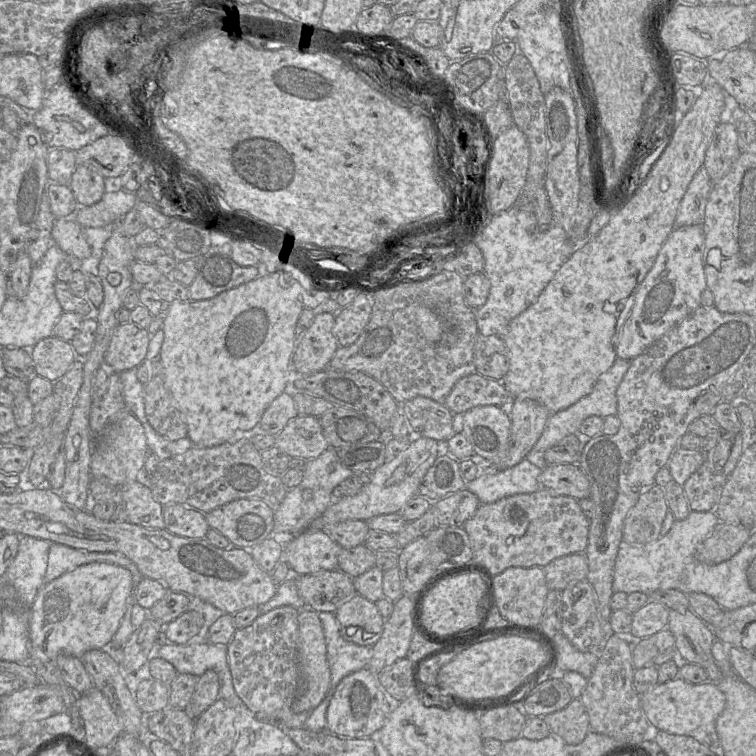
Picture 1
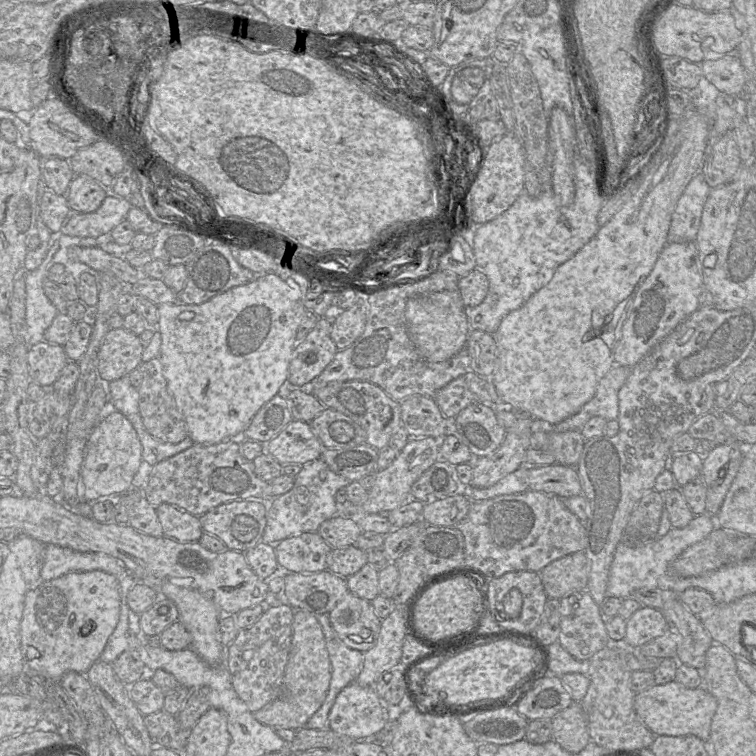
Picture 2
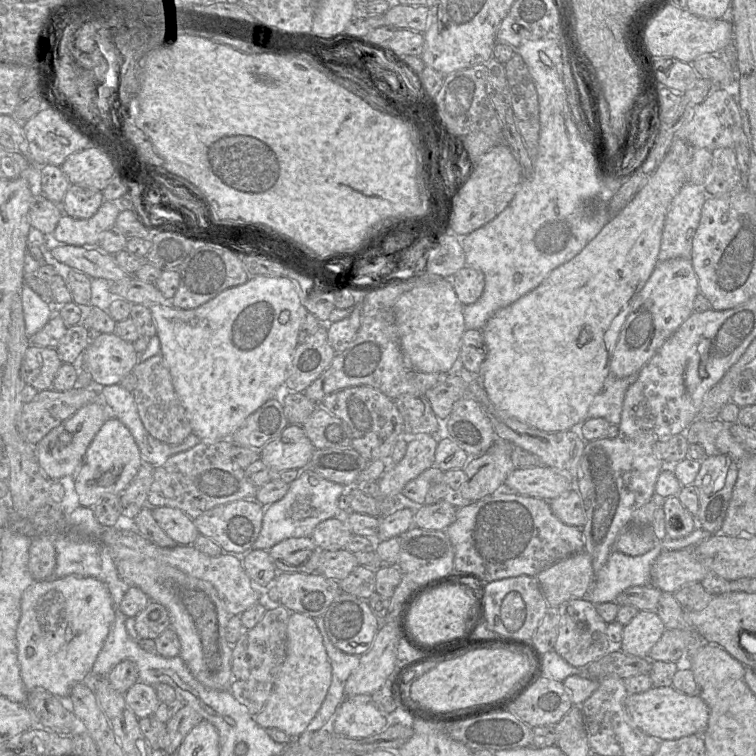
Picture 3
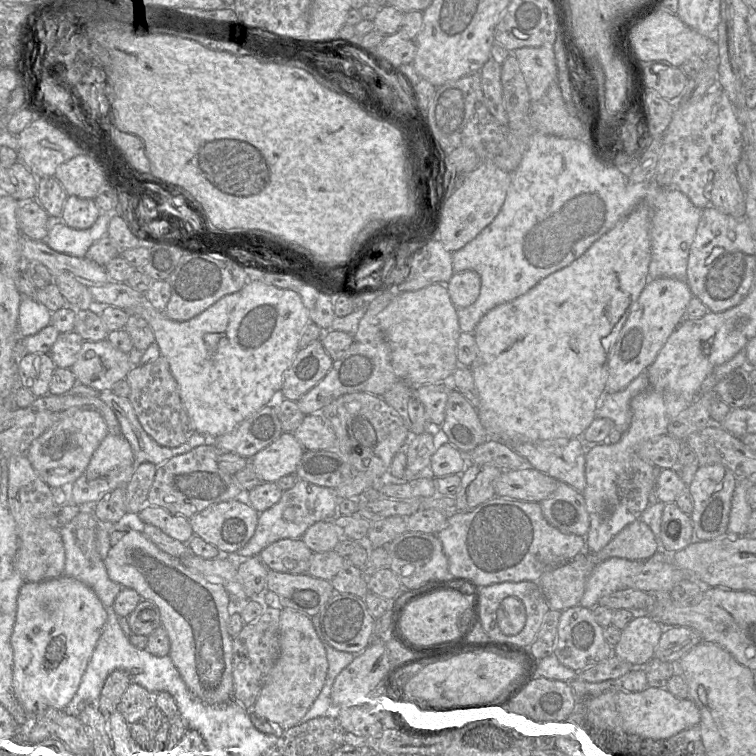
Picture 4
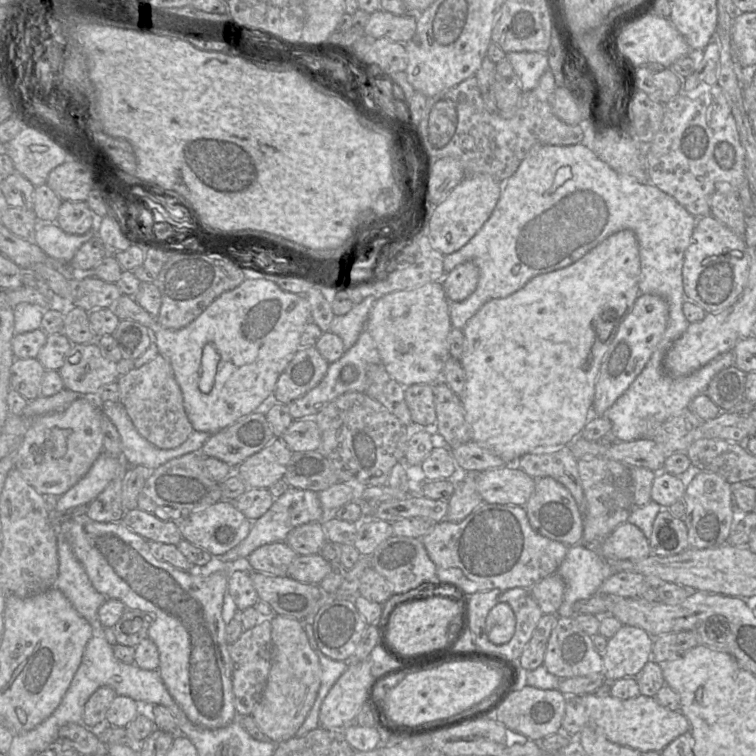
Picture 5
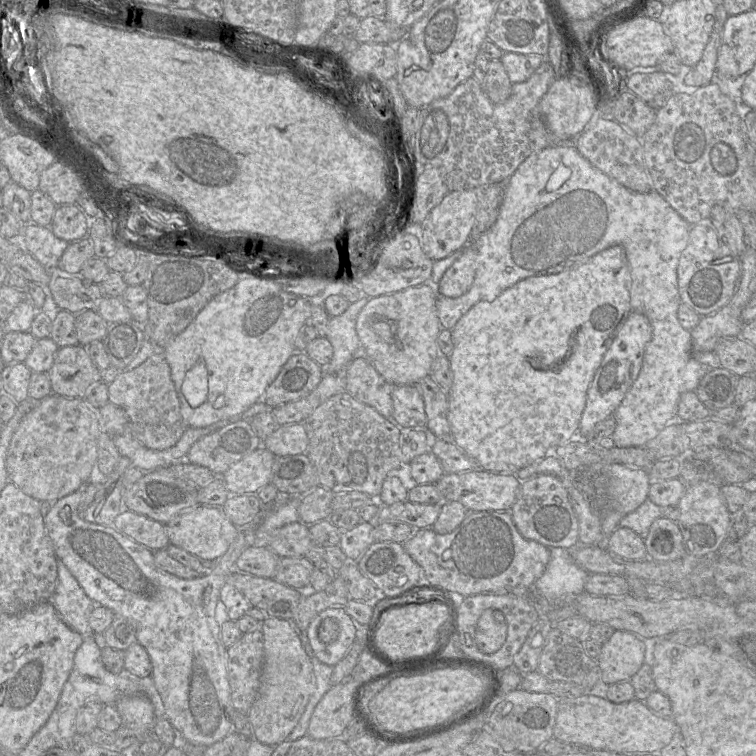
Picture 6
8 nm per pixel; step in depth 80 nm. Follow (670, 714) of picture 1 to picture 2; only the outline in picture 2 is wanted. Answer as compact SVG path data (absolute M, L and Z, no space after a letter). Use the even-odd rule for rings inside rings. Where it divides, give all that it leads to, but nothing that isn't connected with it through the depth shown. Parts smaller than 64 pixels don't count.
M676 681L663 685L655 684L634 697L634 708L638 718L655 736L694 735L708 741L717 707L716 698L704 687L689 689Z

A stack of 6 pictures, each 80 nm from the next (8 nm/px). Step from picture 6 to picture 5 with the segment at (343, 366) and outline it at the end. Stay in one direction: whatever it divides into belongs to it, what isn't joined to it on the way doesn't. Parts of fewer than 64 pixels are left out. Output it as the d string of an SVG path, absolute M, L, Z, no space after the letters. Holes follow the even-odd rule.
M368 296L345 315L335 316L332 319L328 331L342 339L345 351L356 343L360 333L365 329L370 309L376 300L374 296Z

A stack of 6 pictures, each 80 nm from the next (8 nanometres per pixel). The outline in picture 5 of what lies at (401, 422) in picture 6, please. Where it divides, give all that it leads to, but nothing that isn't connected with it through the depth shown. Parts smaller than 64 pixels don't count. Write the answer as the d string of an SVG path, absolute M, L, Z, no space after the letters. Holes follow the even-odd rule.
M414 384L405 387L405 402L412 423L424 426L436 423L434 395L430 384Z

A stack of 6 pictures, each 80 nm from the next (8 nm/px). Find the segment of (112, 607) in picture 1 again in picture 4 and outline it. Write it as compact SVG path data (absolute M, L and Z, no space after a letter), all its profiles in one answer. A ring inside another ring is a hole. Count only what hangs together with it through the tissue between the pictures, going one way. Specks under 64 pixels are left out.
M62 575L37 583L24 582L17 599L16 620L11 635L14 694L32 719L48 707L58 710L71 702L80 685L107 621L107 612L95 592L81 581Z

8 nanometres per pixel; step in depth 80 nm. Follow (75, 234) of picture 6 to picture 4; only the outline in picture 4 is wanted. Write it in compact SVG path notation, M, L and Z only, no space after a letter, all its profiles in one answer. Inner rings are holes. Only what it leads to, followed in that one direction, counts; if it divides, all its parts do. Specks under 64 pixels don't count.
M67 197L61 213L61 221L68 227L78 230L90 228L100 215L94 199Z

